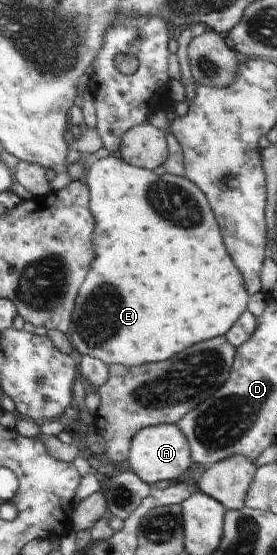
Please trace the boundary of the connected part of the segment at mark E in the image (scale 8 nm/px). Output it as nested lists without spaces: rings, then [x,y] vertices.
[[[90,153],[83,156],[79,163],[86,168],[83,176],[84,184],[86,186],[92,184],[91,212],[96,212],[96,240],[92,240],[91,244],[96,244],[96,264],[91,265],[91,269],[87,273],[88,280],[83,281],[84,288],[80,288],[80,296],[76,296],[76,312],[71,313],[71,320],[76,320],[76,324],[72,324],[72,332],[66,334],[73,349],[82,355],[102,361],[109,368],[112,362],[116,362],[116,365],[135,366],[150,362],[162,362],[166,358],[171,359],[172,356],[179,355],[181,351],[197,343],[226,335],[226,332],[234,326],[238,318],[247,310],[250,294],[246,291],[245,281],[239,268],[226,251],[218,220],[216,220],[216,216],[214,216],[202,190],[196,184],[187,180],[186,176],[178,177],[169,173],[158,176],[156,172],[149,169],[127,164],[117,153],[110,154],[110,156],[101,160],[93,159],[93,154]]]

